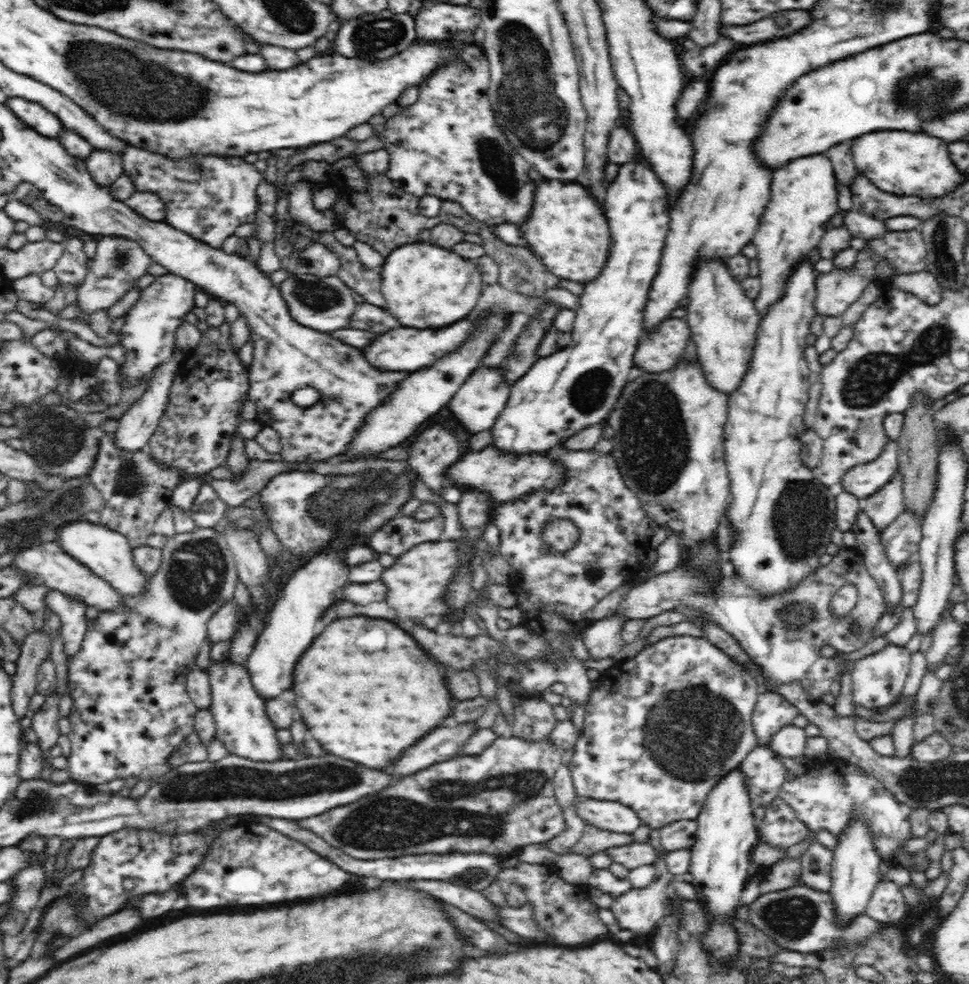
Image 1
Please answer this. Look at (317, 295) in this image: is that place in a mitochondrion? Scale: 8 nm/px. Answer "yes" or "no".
yes

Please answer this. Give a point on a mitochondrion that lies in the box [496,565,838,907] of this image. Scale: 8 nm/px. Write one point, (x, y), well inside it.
(699, 730)

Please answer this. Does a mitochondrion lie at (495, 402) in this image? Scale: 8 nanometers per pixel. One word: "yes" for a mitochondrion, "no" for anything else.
no

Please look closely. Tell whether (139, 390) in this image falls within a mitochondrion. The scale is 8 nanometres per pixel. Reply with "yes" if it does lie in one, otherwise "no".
no

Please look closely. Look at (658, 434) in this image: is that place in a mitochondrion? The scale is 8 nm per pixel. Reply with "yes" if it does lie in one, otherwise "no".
yes

